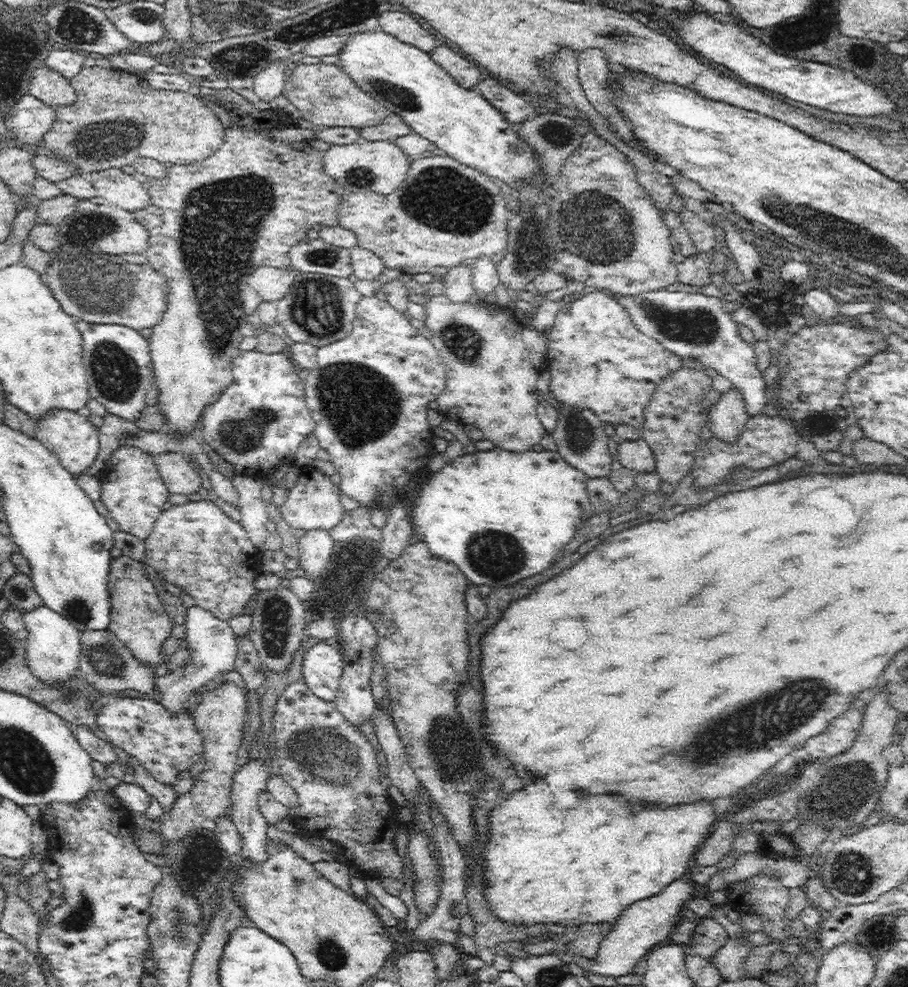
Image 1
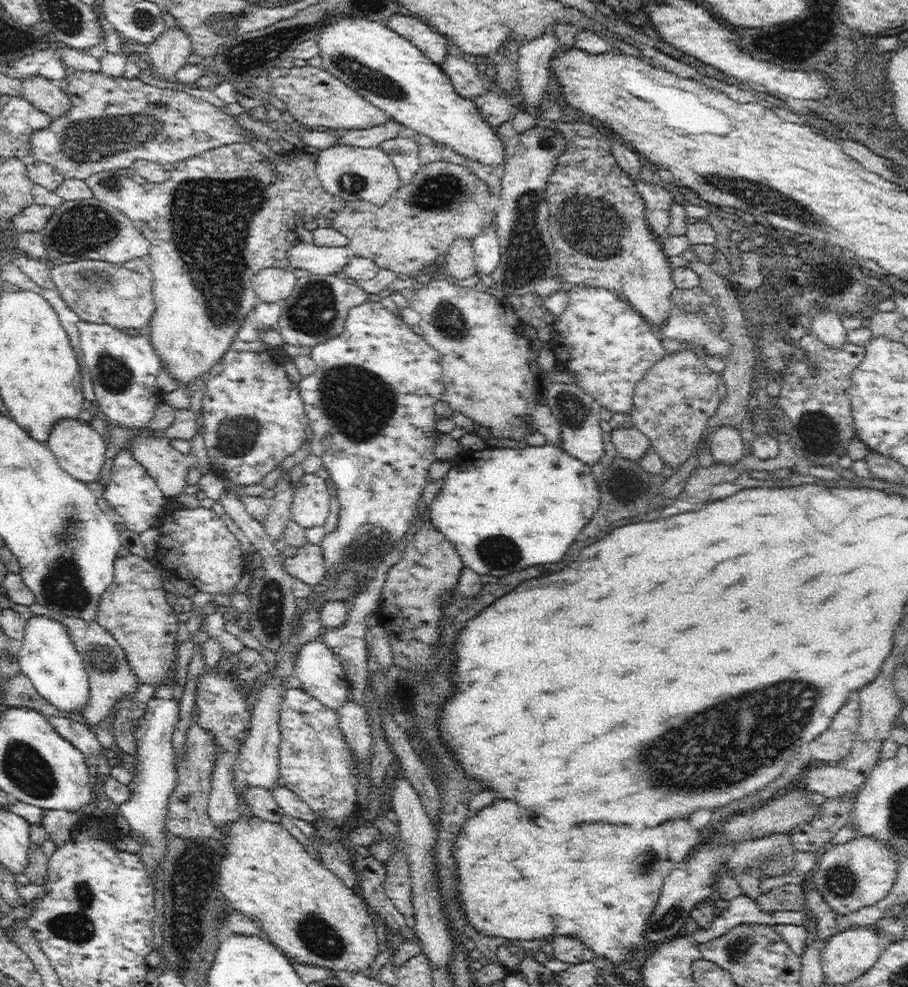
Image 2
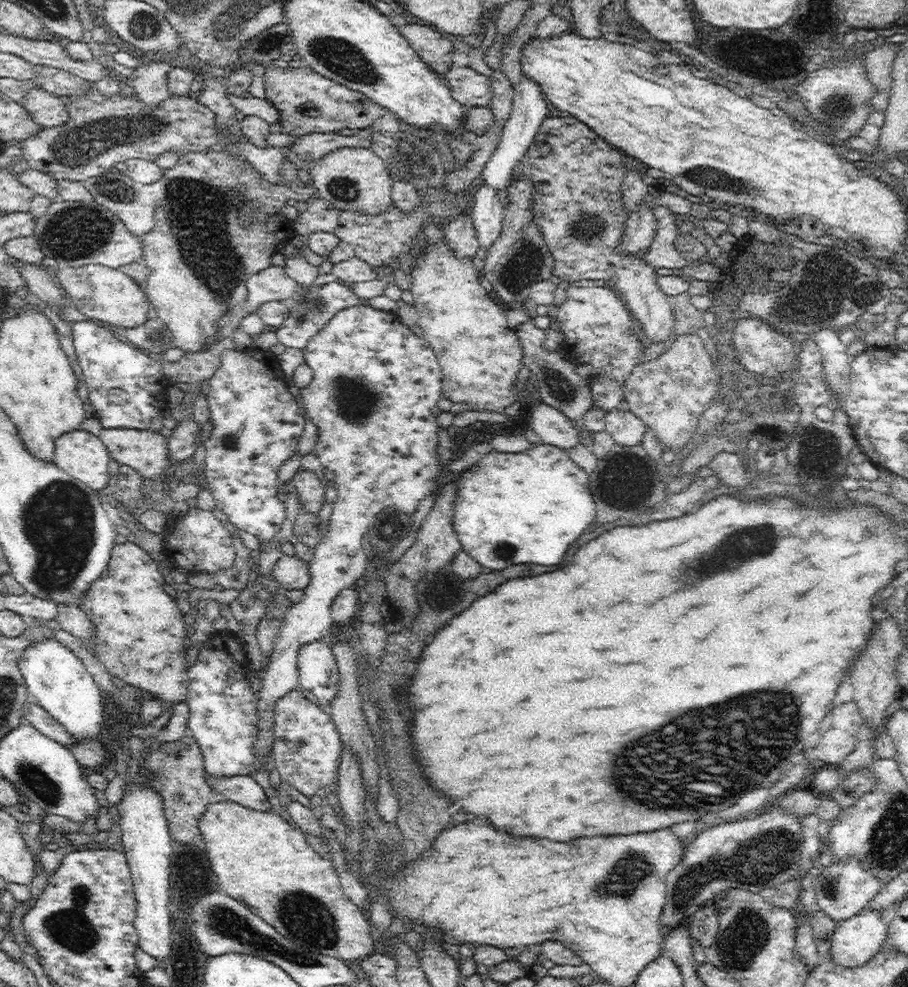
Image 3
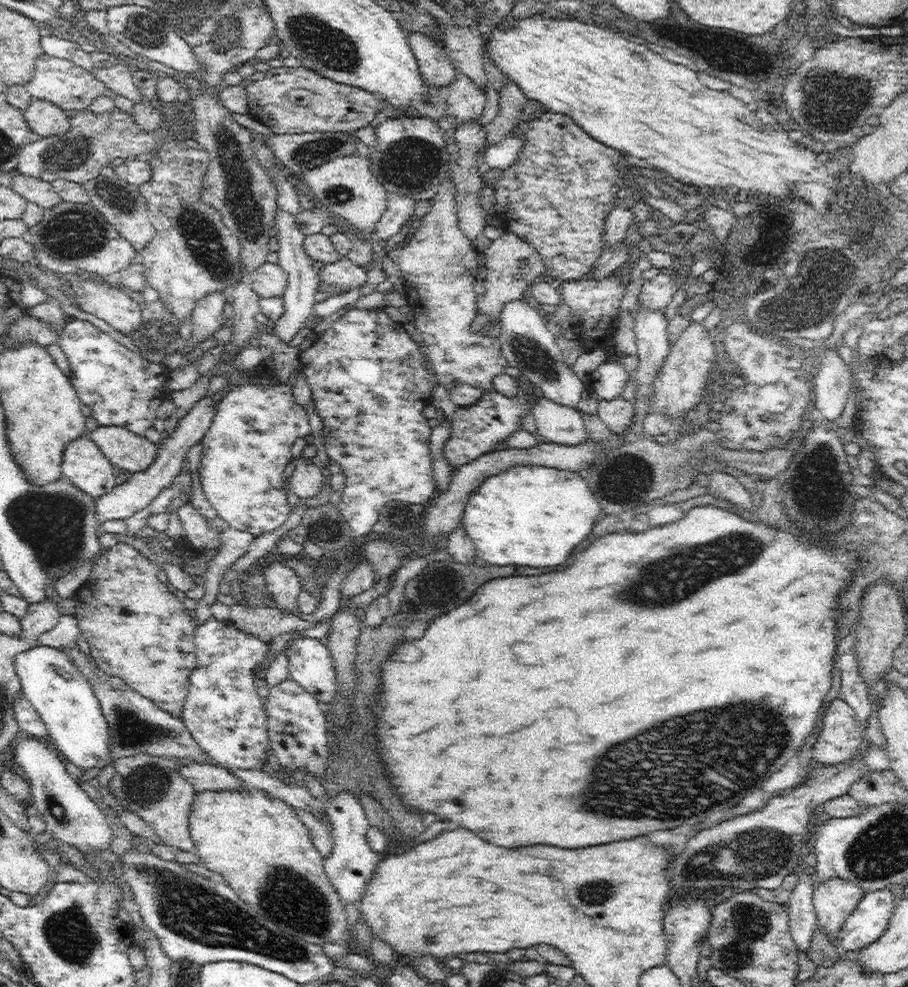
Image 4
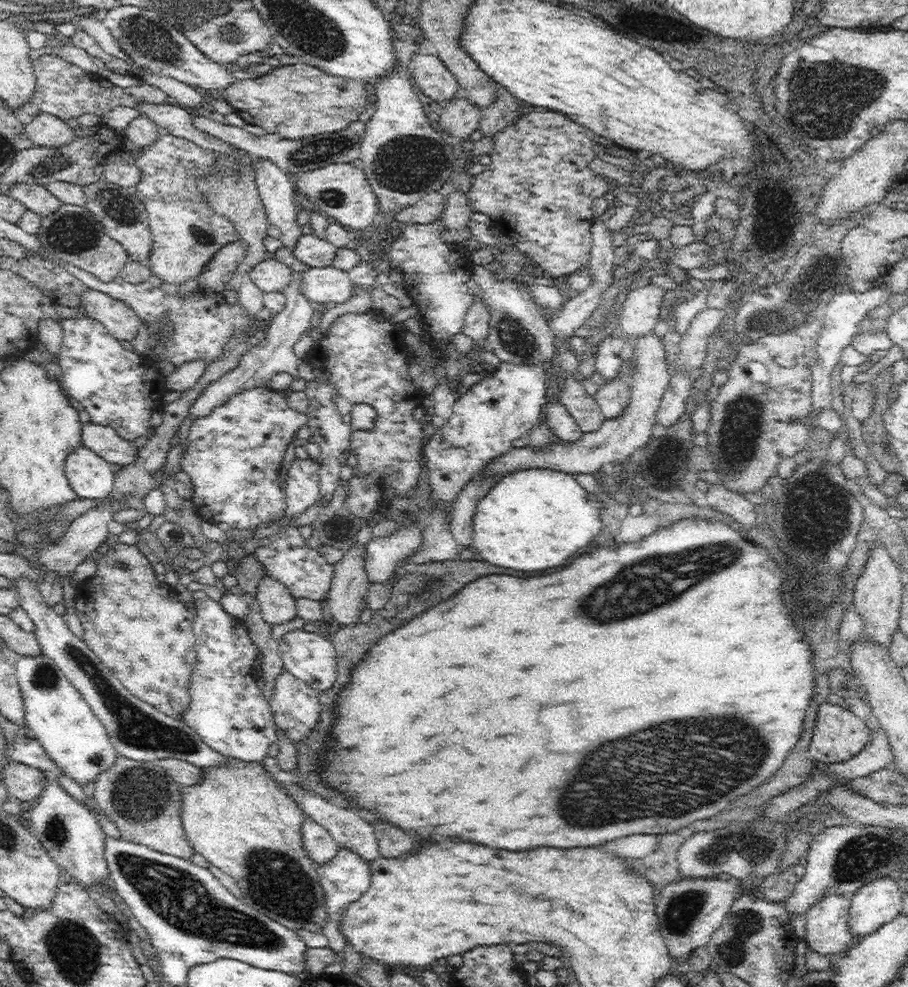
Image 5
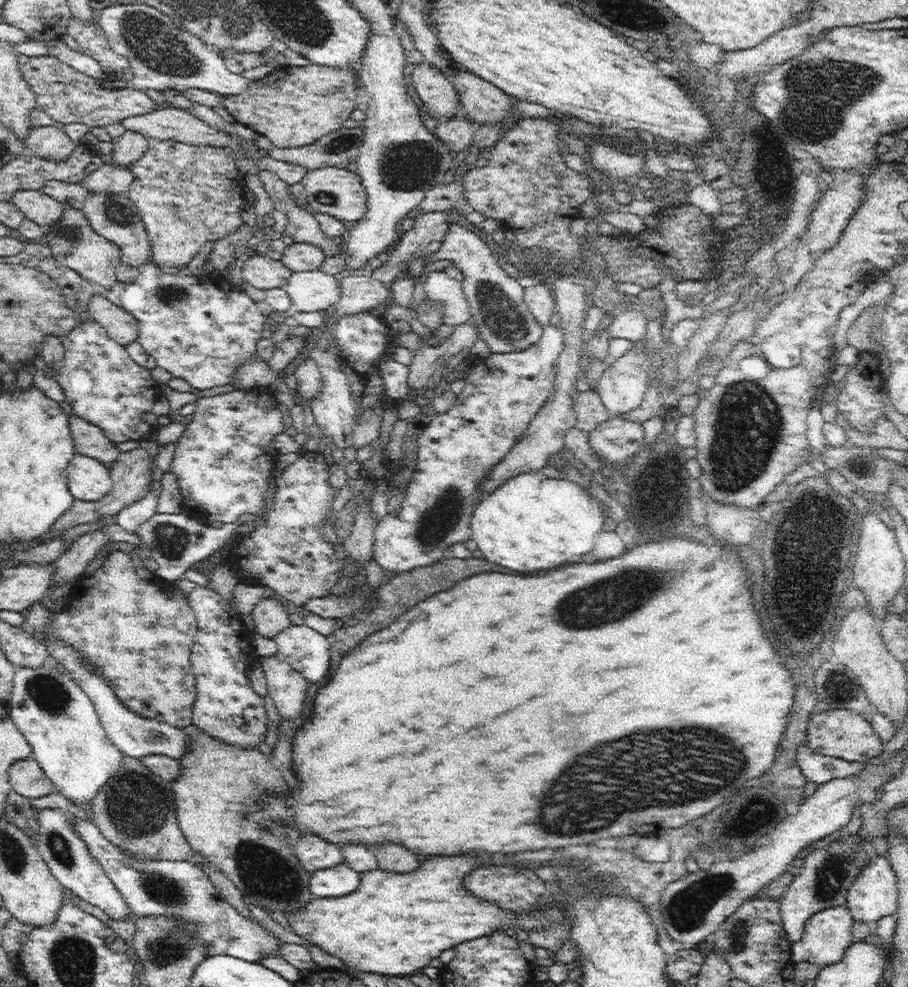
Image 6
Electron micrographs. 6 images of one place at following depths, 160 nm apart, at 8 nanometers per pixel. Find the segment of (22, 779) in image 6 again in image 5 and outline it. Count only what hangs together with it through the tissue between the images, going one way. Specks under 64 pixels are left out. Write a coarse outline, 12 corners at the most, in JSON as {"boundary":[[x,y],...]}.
{"boundary":[[17,761],[4,767],[8,794],[26,805],[42,795],[46,772]]}

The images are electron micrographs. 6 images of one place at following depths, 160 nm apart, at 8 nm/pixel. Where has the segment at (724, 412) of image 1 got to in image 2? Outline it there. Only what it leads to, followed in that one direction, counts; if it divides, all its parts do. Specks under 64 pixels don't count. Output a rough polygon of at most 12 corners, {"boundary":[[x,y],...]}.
{"boundary":[[720,425],[708,440],[714,463],[733,465],[744,441],[732,425]]}

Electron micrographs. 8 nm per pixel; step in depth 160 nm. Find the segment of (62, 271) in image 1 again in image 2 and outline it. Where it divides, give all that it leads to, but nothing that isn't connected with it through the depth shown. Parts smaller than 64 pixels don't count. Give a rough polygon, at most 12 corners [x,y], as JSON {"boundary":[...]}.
{"boundary":[[110,262],[56,263],[80,321],[149,328],[153,280]]}

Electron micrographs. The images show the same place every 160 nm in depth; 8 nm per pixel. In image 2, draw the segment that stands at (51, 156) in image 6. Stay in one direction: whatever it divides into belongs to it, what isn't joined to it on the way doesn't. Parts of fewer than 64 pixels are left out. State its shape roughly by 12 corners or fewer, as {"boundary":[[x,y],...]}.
{"boundary":[[22,80],[21,95],[52,119],[71,107],[64,83]]}

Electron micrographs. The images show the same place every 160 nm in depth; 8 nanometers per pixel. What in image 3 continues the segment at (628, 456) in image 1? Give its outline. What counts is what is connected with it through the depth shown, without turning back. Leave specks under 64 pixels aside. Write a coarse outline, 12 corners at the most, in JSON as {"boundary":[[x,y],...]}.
{"boundary":[[606,412],[616,445],[638,446],[647,426],[632,412]]}

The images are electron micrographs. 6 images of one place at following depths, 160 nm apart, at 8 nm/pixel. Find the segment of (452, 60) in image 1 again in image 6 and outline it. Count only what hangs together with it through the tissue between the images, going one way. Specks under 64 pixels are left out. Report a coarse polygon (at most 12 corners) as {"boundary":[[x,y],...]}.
{"boundary":[[454,115],[437,125],[435,135],[450,150],[473,144],[468,117]]}

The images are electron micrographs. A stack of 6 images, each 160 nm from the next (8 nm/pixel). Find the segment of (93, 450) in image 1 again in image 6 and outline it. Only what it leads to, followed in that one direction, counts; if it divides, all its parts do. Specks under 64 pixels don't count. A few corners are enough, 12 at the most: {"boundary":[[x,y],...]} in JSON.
{"boundary":[[80,453],[68,463],[72,498],[100,500],[113,485],[102,461]]}

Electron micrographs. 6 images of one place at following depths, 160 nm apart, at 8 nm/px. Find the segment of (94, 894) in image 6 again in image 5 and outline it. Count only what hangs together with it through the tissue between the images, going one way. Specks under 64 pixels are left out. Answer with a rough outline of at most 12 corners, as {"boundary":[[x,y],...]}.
{"boundary":[[54,775],[29,805],[32,832],[77,882],[104,884],[106,834]]}

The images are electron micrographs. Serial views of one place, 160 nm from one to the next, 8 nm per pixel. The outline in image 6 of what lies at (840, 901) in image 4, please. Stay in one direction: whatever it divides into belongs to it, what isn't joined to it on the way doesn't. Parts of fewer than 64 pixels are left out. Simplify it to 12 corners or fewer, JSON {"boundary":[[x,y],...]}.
{"boundary":[[845,905],[825,908],[791,943],[791,964],[842,961],[854,941]]}

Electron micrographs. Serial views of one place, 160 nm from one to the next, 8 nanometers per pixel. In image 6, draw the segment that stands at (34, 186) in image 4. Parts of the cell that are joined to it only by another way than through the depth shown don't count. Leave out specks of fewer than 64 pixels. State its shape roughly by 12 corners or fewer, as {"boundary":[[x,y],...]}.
{"boundary":[[19,190],[11,202],[40,226],[65,209],[42,190]]}

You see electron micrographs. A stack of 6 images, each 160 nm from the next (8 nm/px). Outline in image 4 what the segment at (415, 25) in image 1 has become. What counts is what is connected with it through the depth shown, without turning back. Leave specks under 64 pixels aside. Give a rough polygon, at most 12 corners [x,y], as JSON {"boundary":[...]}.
{"boundary":[[420,32],[407,37],[428,87],[459,75],[442,44]]}

